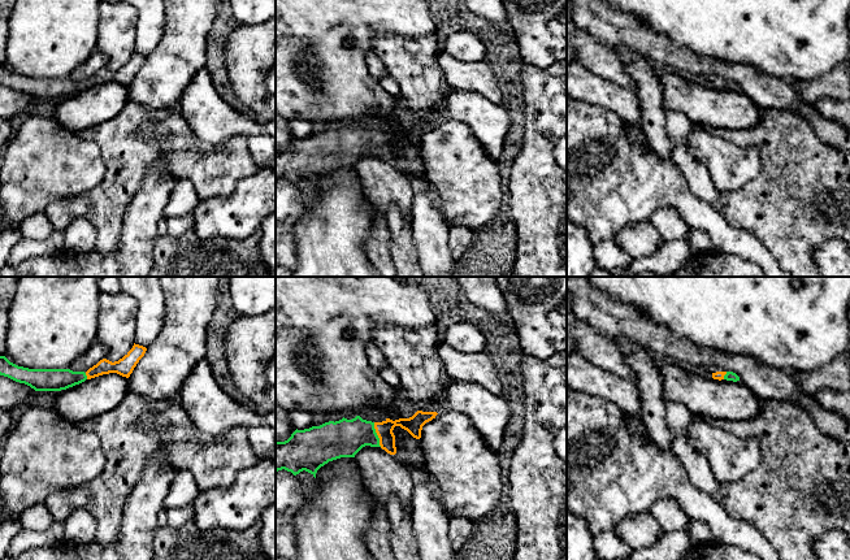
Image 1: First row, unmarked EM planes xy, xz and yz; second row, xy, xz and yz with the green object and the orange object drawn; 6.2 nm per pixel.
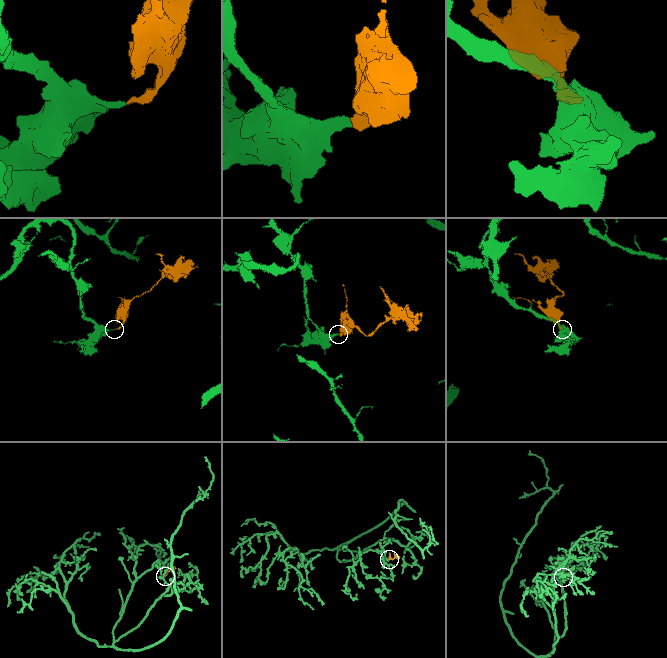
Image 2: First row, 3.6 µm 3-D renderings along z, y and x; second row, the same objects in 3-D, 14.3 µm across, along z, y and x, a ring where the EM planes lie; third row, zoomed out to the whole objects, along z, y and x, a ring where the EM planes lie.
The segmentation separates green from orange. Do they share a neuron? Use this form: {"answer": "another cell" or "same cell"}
{"answer": "same cell"}

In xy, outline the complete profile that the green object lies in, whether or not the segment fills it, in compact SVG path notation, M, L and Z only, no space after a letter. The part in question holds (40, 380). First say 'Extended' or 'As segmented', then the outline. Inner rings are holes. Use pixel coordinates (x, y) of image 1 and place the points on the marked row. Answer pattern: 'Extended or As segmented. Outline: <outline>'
Extended. Outline: M139 344L118 361L100 360L96 365L84 372L70 369L29 369L10 363L5 356L0 356L0 375L16 382L25 383L35 391L61 391L103 374L117 373L129 378L147 348Z

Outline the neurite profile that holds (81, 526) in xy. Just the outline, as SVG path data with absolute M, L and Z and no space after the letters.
M75 508L65 521L65 543L87 544L96 539L97 521L84 508Z

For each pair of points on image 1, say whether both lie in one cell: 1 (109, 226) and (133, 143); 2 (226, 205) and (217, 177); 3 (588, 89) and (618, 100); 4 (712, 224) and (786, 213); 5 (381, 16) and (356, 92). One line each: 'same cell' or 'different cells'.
1: same cell
2: different cells
3: same cell
4: different cells
5: same cell

